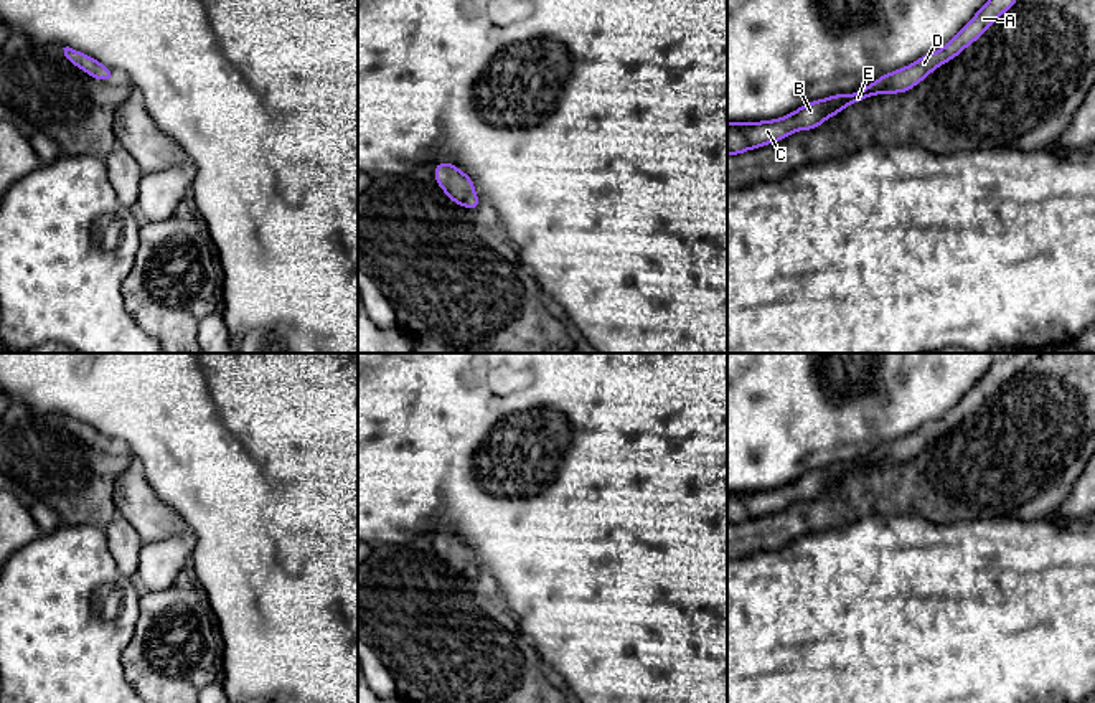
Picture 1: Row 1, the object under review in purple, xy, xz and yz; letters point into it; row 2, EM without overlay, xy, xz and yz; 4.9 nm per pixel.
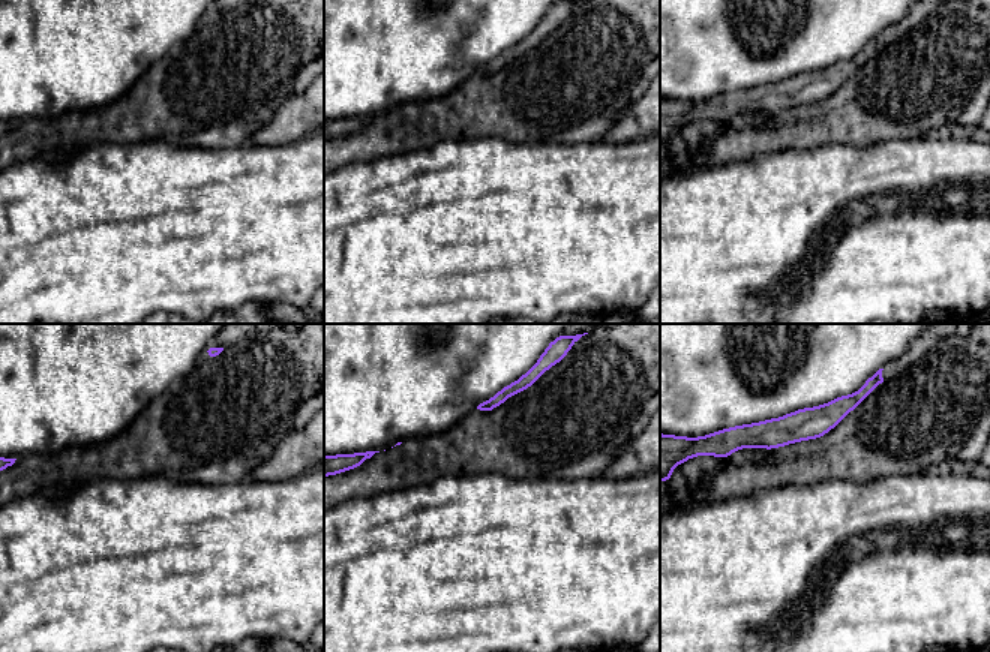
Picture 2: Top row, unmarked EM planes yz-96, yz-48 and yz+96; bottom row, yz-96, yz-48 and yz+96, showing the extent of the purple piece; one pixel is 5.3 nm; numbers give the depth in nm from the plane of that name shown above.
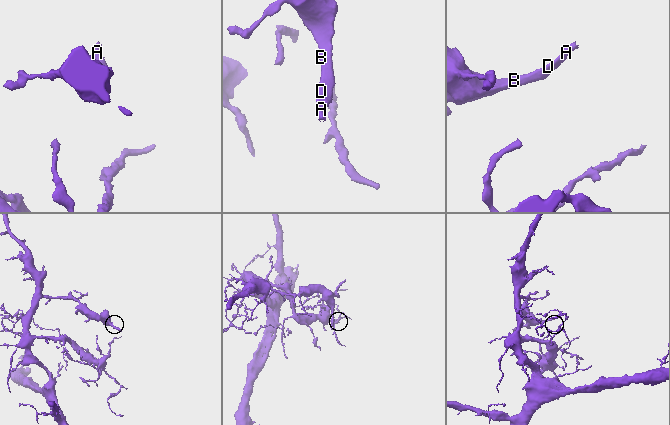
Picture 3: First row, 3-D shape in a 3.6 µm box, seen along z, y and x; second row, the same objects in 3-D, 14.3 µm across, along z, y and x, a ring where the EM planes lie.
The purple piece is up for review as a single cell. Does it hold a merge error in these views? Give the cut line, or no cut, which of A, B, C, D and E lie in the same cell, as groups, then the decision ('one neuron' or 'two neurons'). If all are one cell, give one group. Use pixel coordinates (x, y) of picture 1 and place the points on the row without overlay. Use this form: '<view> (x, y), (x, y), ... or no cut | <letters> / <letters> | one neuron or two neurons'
no cut | A B C D E | one neuron

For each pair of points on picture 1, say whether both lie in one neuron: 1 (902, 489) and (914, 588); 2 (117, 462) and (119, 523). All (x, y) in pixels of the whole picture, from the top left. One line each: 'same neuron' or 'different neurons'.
1: different neurons
2: different neurons

